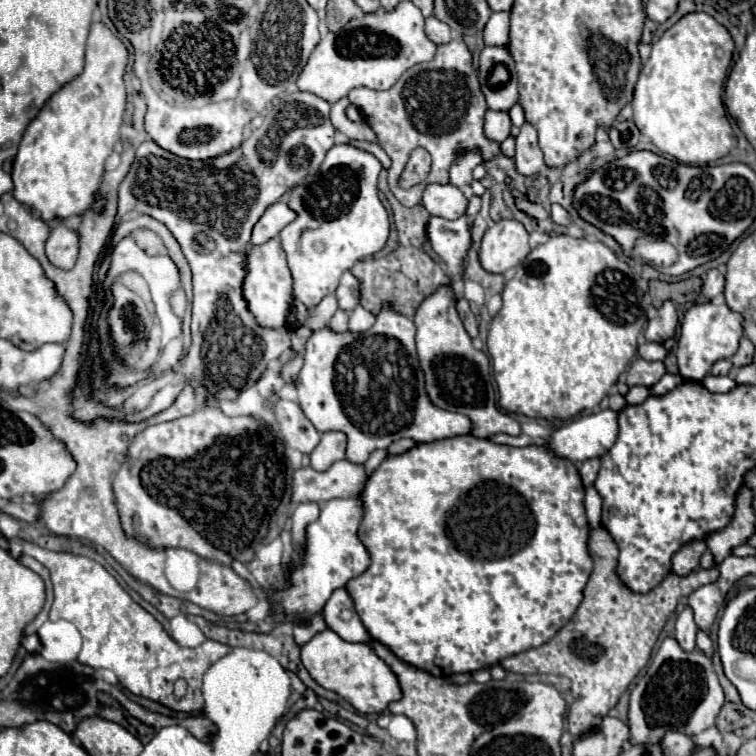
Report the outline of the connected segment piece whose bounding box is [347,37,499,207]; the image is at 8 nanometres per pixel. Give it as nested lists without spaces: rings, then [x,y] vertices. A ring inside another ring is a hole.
[[[461,37],[439,45],[437,55],[429,63],[419,63],[407,69],[399,81],[385,91],[373,91],[365,87],[355,87],[349,91],[347,99],[363,113],[363,119],[377,135],[377,143],[391,157],[393,165],[389,169],[389,187],[393,195],[405,205],[415,207],[421,201],[421,193],[427,185],[449,181],[449,167],[455,161],[455,151],[481,149],[483,159],[493,159],[499,153],[499,143],[489,141],[483,133],[483,115],[487,111],[485,97],[479,89],[479,79],[471,63],[471,53]],[[415,147],[429,151],[433,163],[425,181],[411,189],[401,189],[397,177],[401,175],[409,153]]]

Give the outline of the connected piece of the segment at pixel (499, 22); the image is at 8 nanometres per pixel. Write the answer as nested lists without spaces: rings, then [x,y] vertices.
[[[491,13],[485,31],[483,31],[485,45],[505,47],[509,43],[509,13]]]

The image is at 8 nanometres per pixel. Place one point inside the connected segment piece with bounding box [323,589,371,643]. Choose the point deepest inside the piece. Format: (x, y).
(339, 613)

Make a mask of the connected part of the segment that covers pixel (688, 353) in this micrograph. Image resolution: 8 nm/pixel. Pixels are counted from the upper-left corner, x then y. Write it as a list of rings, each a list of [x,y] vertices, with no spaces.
[[[703,303],[691,307],[685,313],[685,321],[681,323],[681,337],[677,349],[679,373],[685,379],[703,381],[703,377],[709,375],[715,361],[729,359],[735,355],[741,337],[743,337],[743,317],[739,313],[733,313],[727,305]]]

